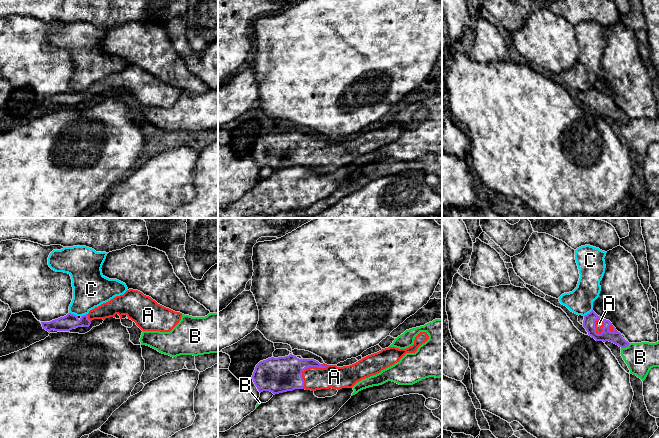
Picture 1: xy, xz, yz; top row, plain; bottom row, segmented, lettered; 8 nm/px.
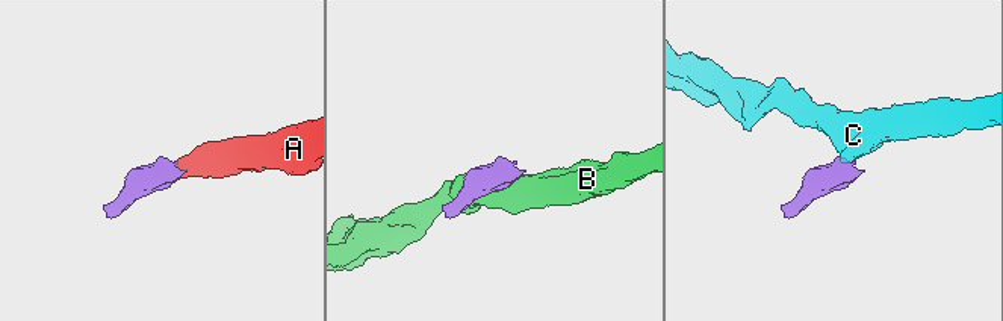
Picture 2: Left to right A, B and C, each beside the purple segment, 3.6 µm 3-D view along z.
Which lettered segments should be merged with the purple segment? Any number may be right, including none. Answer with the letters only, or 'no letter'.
A

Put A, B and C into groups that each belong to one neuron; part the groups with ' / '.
A / B / C

